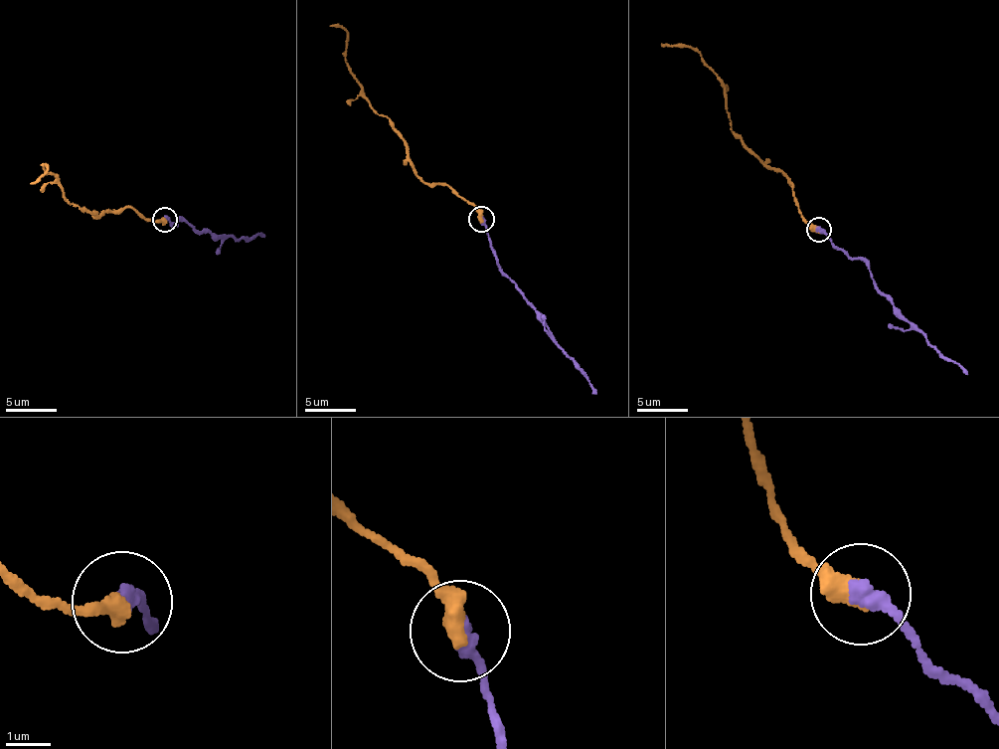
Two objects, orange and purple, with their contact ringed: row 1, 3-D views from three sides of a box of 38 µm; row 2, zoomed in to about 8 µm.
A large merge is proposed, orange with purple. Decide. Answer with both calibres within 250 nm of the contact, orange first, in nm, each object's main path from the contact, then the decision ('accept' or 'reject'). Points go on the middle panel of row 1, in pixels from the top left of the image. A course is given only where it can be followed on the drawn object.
480/340 nm | orange via (482, 219), (444, 185), (427, 184), (407, 152), (406, 142), (372, 106), (346, 62), (347, 32), (330, 25) | purple via (482, 219), (498, 259), (498, 268), (544, 321), (549, 334), (588, 382), (591, 394) | accept

